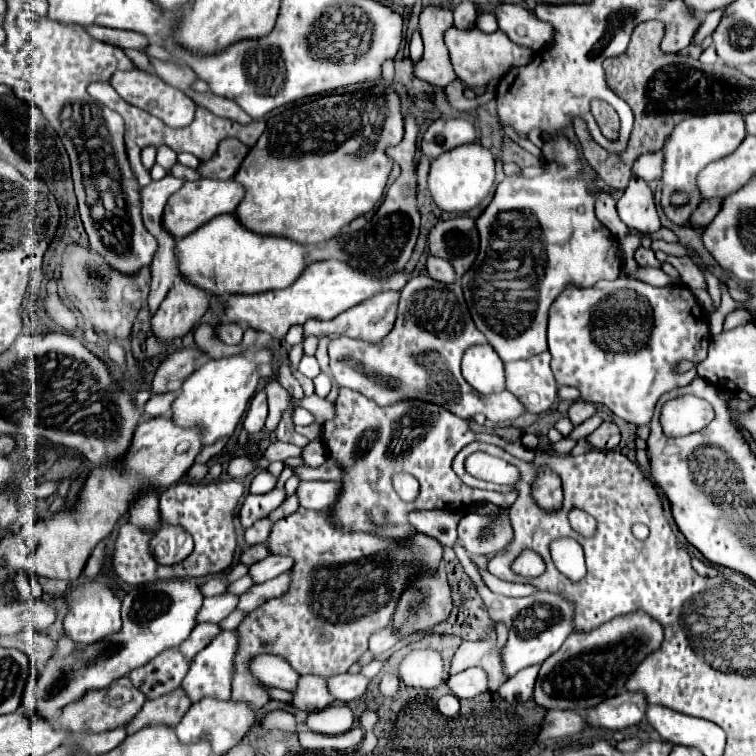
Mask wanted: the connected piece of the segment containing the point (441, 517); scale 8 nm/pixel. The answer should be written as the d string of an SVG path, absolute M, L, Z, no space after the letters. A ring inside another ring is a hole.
M419 510L409 514L409 522L423 534L435 538L443 546L455 546L457 542L457 524L461 512L455 510Z

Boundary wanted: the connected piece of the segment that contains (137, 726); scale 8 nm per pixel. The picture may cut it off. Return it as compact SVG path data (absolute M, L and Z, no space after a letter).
M177 688L177 692L169 692L157 700L147 700L143 704L143 708L139 710L139 714L127 724L127 734L133 734L145 726L153 726L153 724L165 724L165 726L177 726L181 722L181 718L185 716L185 712L189 710L191 702L185 696L185 692L181 692L181 688Z

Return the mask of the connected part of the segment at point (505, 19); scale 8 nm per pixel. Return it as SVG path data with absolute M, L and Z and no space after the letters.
M501 4L495 10L499 28L517 44L527 46L535 52L547 50L553 44L553 26L539 20L529 10L515 4Z

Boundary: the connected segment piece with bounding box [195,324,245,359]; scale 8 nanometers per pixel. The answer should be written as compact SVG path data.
M199 324L195 328L195 344L201 352L205 352L209 358L220 359L230 357L233 354L241 354L245 350L245 344L239 346L228 346L222 343L209 324Z

